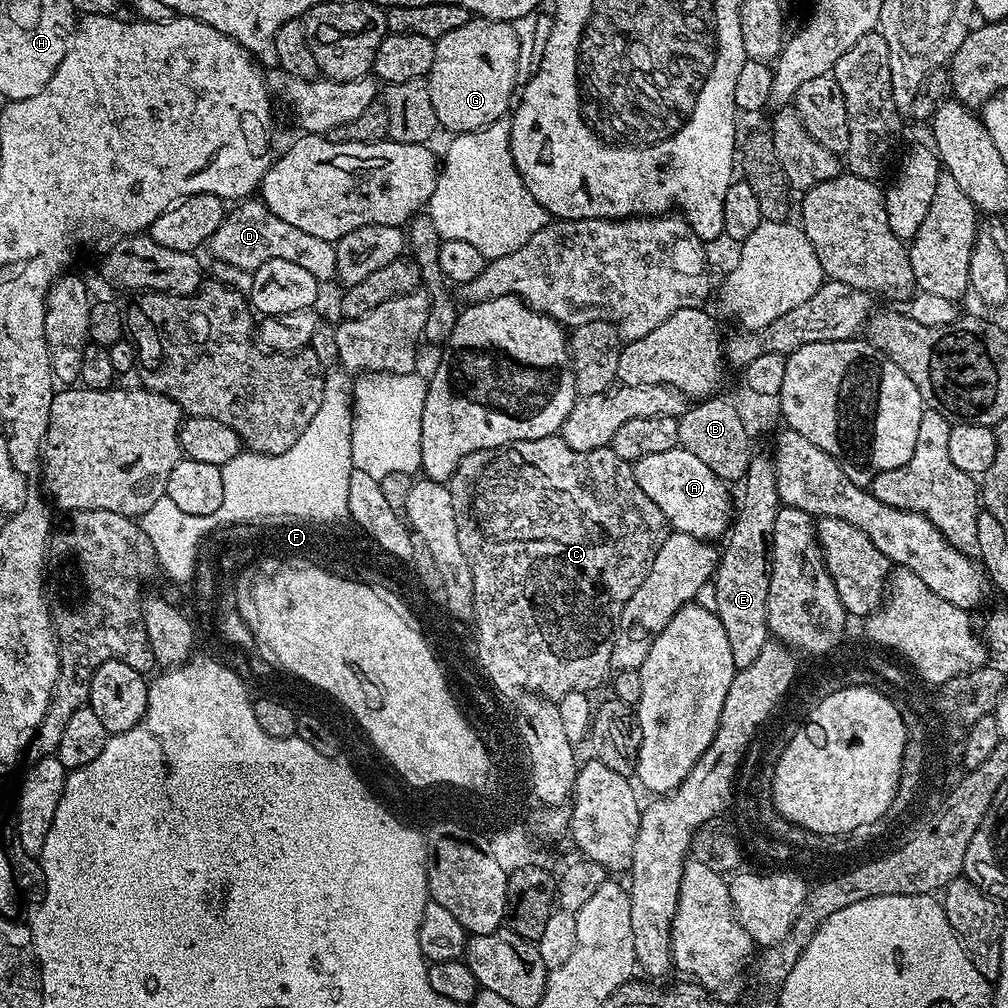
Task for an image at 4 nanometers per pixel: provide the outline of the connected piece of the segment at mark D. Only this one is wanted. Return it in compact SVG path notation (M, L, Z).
M244 198L239 201L235 205L236 208L227 213L224 217L224 221L222 222L222 226L218 226L218 230L214 230L214 234L211 238L208 239L208 243L206 245L207 251L212 251L211 259L213 261L220 261L222 263L229 263L230 266L240 267L244 271L255 272L258 266L262 266L262 262L270 262L270 258L282 258L285 262L295 262L298 266L303 266L309 274L314 274L314 278L321 282L330 281L335 277L336 274L336 249L334 247L333 241L331 240L323 240L322 238L314 238L314 234L305 234L303 230L298 230L298 226L290 226L290 222L282 222L282 218L278 218L275 214L273 214L270 209L265 206L264 201L259 198Z

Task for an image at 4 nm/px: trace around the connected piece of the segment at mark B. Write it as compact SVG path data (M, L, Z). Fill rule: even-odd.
M717 394L701 399L678 418L679 447L690 450L690 454L695 454L705 466L710 466L710 470L714 470L720 480L740 482L743 481L754 455L753 441L742 426L739 407L722 397L723 395Z

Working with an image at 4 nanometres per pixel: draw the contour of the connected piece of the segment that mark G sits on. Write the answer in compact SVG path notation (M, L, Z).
M470 18L466 26L458 26L458 30L442 34L442 38L436 41L434 66L430 66L426 77L437 125L443 131L445 128L448 134L459 134L477 132L480 128L490 126L495 120L505 119L509 115L510 105L517 91L516 79L518 79L518 34L514 34L509 21Z

